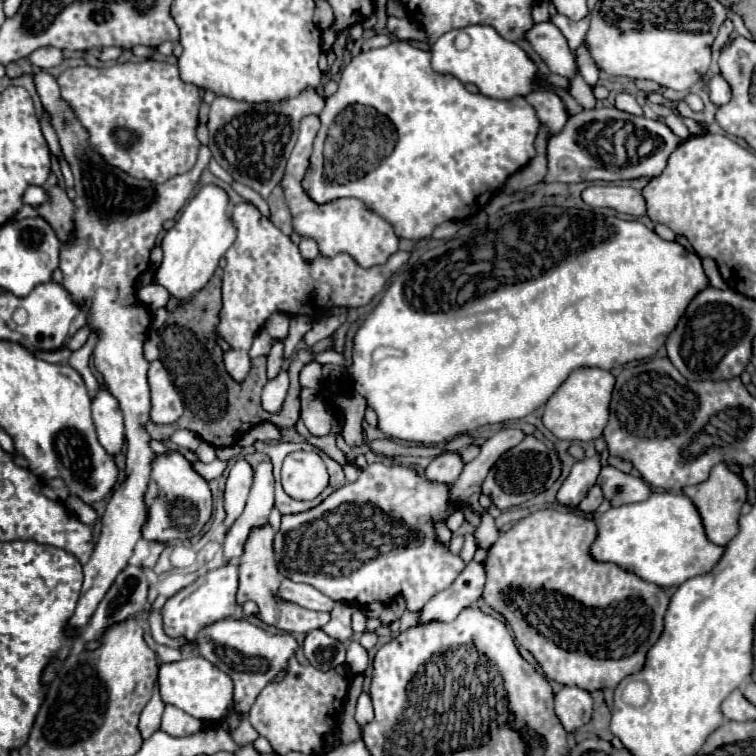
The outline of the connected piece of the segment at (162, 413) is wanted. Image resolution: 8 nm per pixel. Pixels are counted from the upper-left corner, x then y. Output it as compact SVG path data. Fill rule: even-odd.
M153 361L149 367L149 387L151 387L151 421L157 425L175 423L183 415L185 405L161 361Z

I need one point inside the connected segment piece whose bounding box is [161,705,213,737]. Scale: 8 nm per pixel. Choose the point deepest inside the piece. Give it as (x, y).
(177, 723)

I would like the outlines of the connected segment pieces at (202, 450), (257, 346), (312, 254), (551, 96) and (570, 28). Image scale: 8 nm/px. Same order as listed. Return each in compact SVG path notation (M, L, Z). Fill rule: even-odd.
M201 441L201 445L197 447L195 455L197 455L197 457L203 461L203 463L211 463L211 461L215 459L215 447L211 447L211 443Z
M263 329L257 337L255 337L255 343L253 343L253 347L251 347L251 355L253 357L261 357L261 355L269 355L269 351L271 351L271 347L273 347L273 339L269 337L269 333Z
M301 239L299 249L301 249L301 255L305 259L315 259L319 255L319 247L317 247L317 243L313 239Z
M533 91L525 99L535 107L539 121L549 127L549 135L555 135L567 123L563 101L553 91Z
M557 17L557 27L567 39L573 39L573 41L569 41L569 47L577 49L581 45L581 41L585 39L585 33L589 29L589 19L581 19L575 23L575 21L569 21L565 17Z

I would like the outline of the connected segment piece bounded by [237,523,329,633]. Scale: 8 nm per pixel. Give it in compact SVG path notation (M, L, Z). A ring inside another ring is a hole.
M269 523L253 527L243 555L239 557L239 591L237 591L237 605L245 605L247 601L255 601L259 611L255 615L257 621L277 627L283 633L307 633L311 629L319 629L329 621L329 613L317 613L317 611L309 611L305 607L299 607L297 603L285 601L283 597L279 597L279 585L283 581L283 575L279 575L277 565L275 565L275 557L273 557L273 527Z

